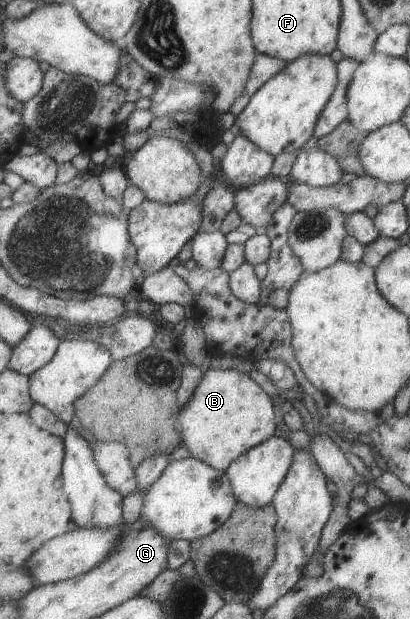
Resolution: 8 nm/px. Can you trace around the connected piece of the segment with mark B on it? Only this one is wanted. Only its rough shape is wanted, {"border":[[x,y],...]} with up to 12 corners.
{"border":[[207,368],[179,408],[190,455],[224,472],[275,433],[247,373]]}

